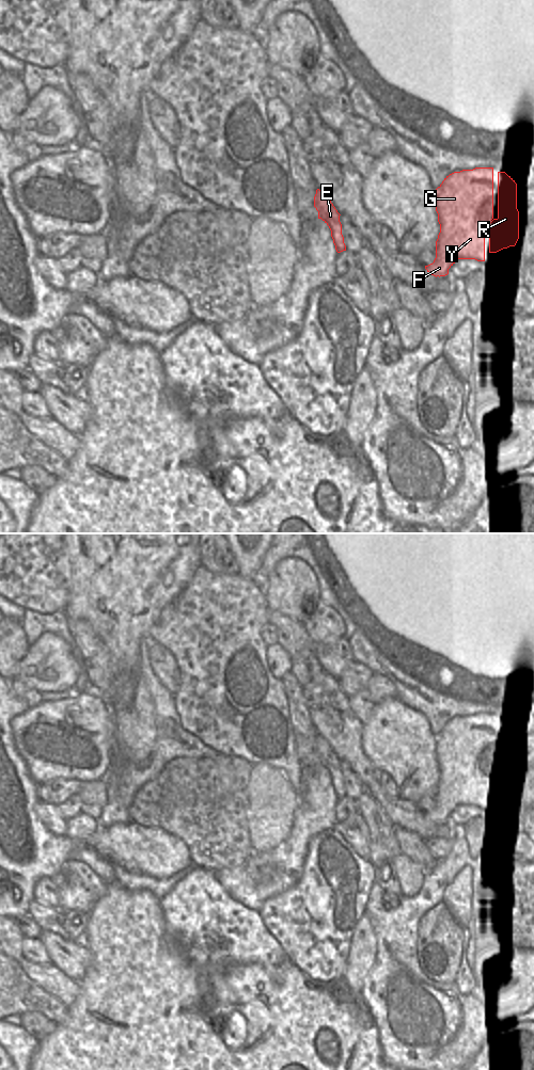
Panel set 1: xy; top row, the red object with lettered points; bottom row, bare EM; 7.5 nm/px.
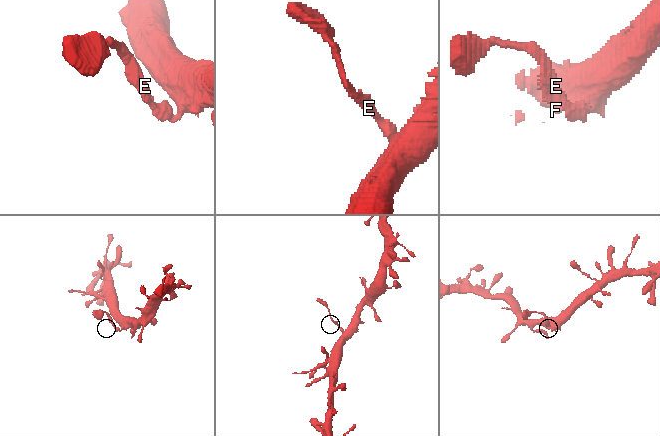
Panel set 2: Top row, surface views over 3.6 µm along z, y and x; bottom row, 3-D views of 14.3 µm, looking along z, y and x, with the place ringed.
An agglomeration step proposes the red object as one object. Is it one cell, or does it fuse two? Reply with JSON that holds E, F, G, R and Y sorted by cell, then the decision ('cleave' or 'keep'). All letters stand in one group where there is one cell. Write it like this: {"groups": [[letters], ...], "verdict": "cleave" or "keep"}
{"groups": [["E", "F", "G", "R", "Y"]], "verdict": "keep"}

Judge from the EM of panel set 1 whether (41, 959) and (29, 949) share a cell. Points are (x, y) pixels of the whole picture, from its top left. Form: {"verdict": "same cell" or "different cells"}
{"verdict": "same cell"}

